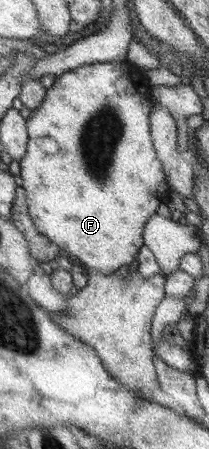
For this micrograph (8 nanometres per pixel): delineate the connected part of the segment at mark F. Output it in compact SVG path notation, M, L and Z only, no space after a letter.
M102 62L84 64L55 77L53 84L45 90L44 99L38 105L38 109L34 109L25 120L28 141L25 145L24 157L19 162L22 179L20 187L25 191L28 215L35 229L46 240L58 246L70 260L74 259L84 269L93 269L104 275L112 274L118 267L129 265L133 259L136 259L138 248L143 245L144 224L155 214L162 203L161 197L164 197L169 189L167 179L157 161L149 133L149 115L153 105L148 95L148 81L143 73L138 75L137 81L130 75L136 75L136 69L132 65L124 65L121 62Z

